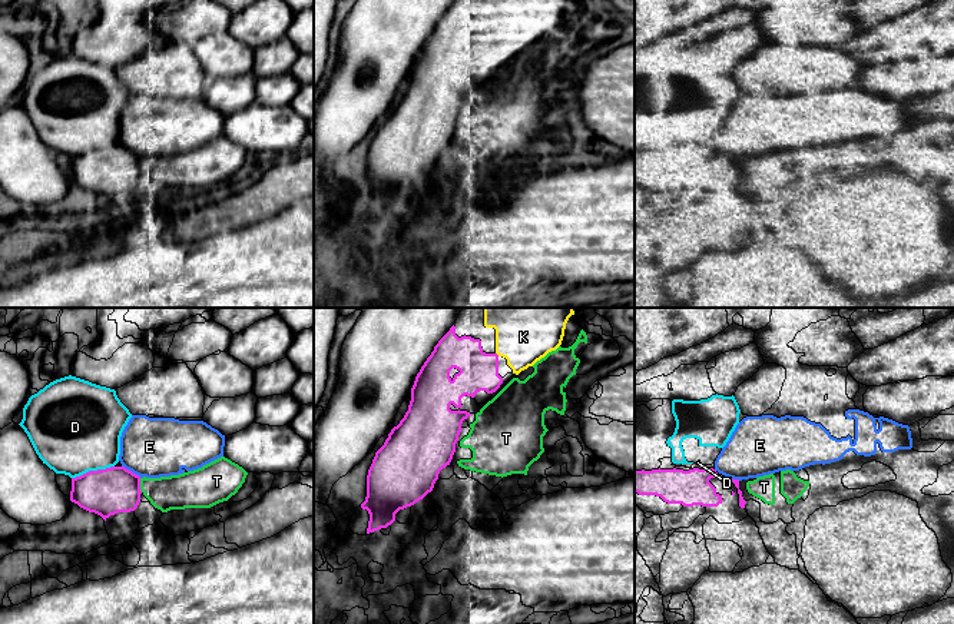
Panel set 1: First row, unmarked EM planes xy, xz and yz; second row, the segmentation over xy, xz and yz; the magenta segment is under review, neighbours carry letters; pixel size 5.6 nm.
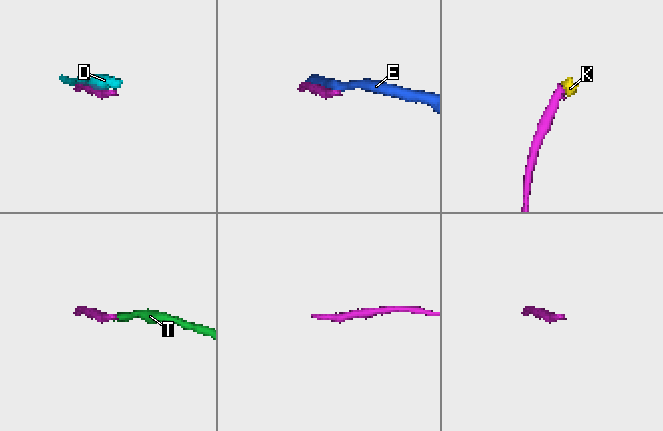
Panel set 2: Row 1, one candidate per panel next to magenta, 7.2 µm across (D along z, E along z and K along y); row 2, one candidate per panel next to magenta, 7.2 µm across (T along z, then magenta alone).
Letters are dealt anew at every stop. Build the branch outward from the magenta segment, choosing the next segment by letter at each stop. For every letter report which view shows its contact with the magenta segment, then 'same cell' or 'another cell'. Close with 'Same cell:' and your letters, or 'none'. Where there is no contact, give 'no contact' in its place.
D: contact in xy; another cell
E: contact in xy; another cell
K: no contact; same cell
T: contact in xy; another cell
Same cell: K

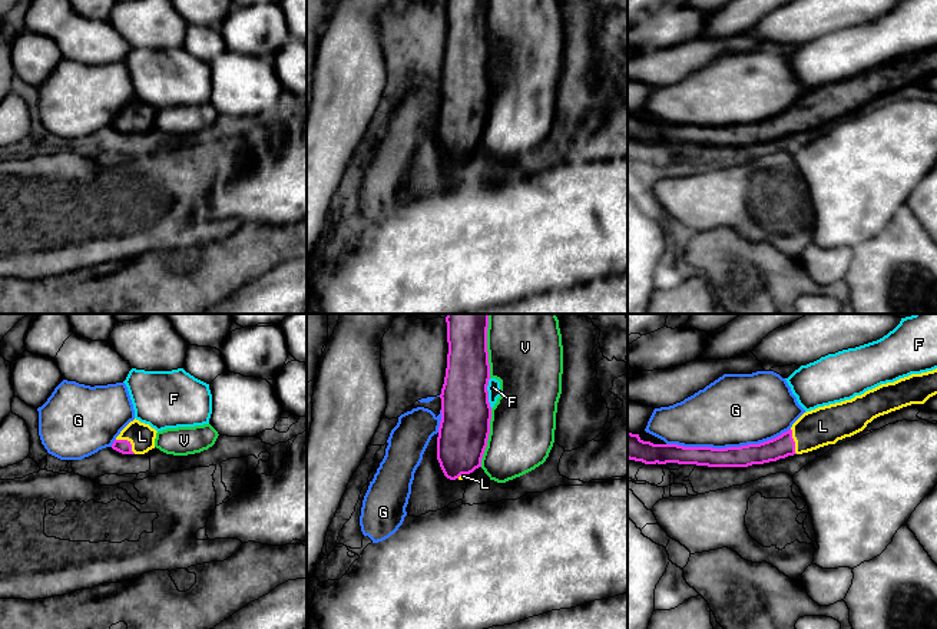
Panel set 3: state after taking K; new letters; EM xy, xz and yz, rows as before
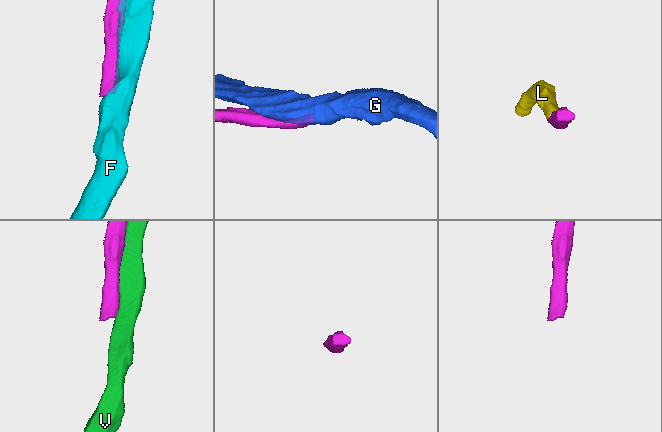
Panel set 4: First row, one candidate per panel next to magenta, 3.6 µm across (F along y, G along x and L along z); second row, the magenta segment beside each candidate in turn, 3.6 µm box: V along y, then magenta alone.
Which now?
F: contact in xz; another cell
G: contact in yz; another cell
L: contact in xy; same cell
V: contact in xz; another cell
Same cell: L

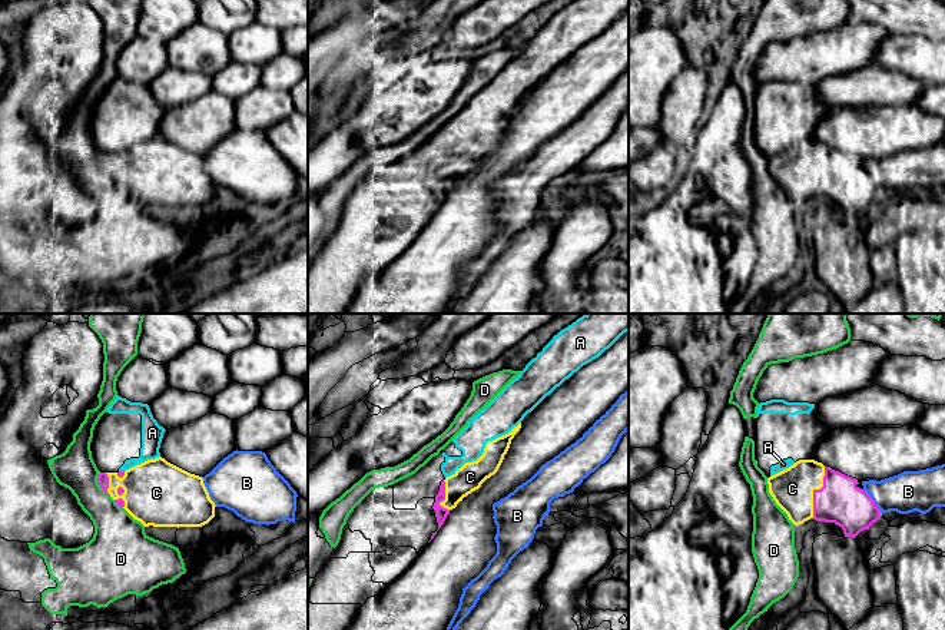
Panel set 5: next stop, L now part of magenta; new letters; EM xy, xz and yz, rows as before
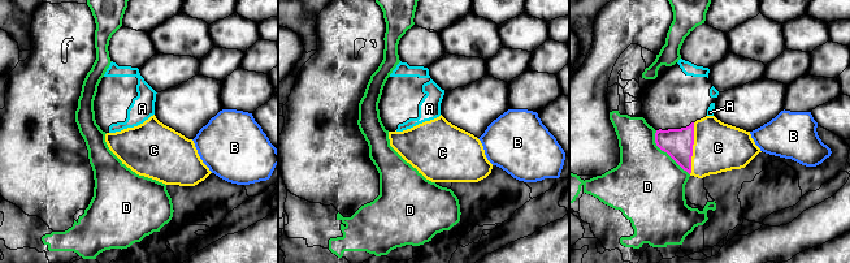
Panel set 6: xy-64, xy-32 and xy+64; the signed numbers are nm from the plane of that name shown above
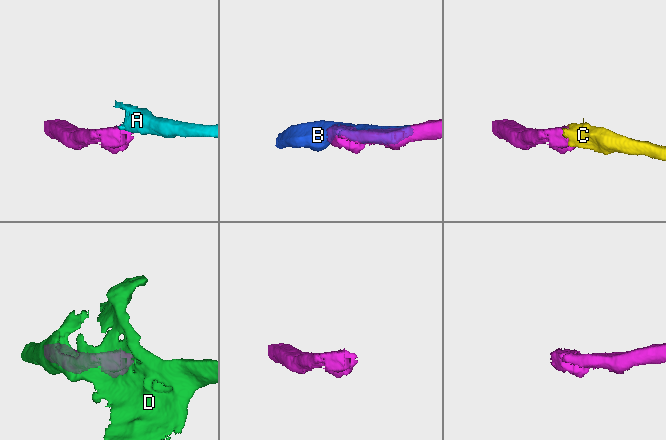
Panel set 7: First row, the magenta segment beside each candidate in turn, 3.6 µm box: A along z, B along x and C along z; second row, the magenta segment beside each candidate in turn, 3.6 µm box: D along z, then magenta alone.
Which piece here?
A: contact in xy; another cell
B: contact in yz; another cell
C: contact in yz; same cell
D: contact in xy; another cell
Same cell: C

